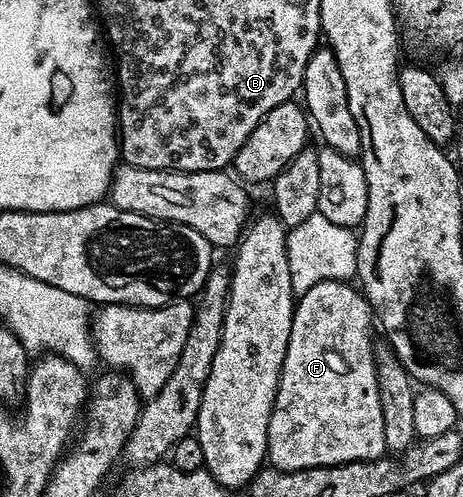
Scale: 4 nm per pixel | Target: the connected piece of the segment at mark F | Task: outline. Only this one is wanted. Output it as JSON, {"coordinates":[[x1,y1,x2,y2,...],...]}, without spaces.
{"coordinates":[[327,280,299,293,292,310,290,342,284,345,280,385,270,414,266,460,271,467,279,472,301,472,307,468,378,460,385,455,372,324,374,328,373,310,355,283]]}

